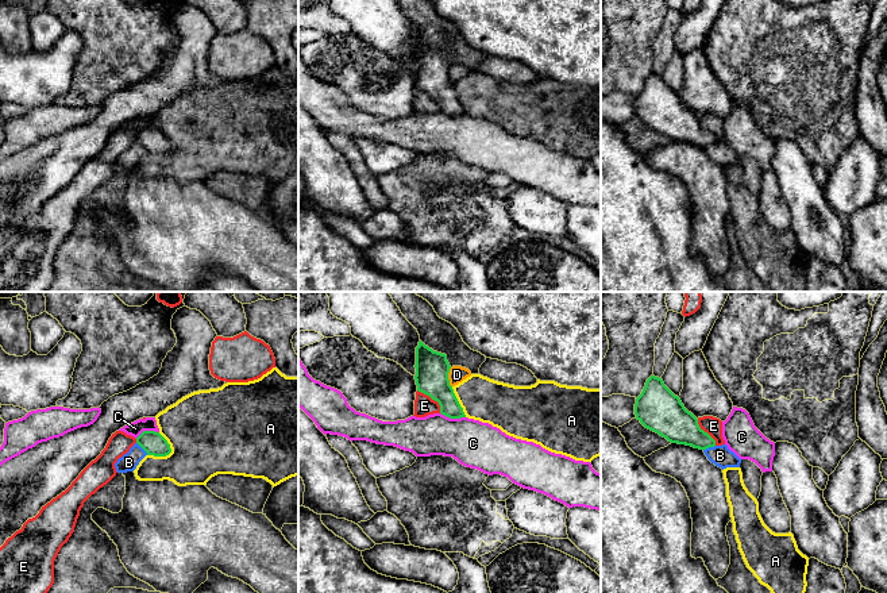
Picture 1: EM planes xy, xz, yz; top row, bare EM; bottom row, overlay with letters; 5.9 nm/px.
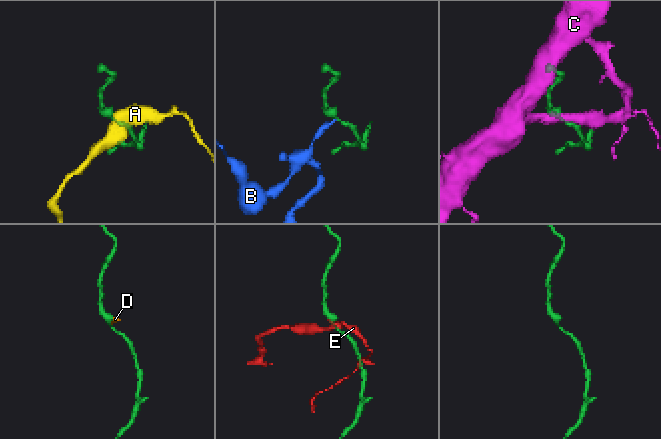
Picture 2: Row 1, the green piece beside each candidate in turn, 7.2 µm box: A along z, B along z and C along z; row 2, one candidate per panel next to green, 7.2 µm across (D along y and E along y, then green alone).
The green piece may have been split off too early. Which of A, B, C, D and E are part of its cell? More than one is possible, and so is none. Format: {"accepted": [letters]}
{"accepted": []}

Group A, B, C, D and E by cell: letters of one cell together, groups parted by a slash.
A / B D / C / E

